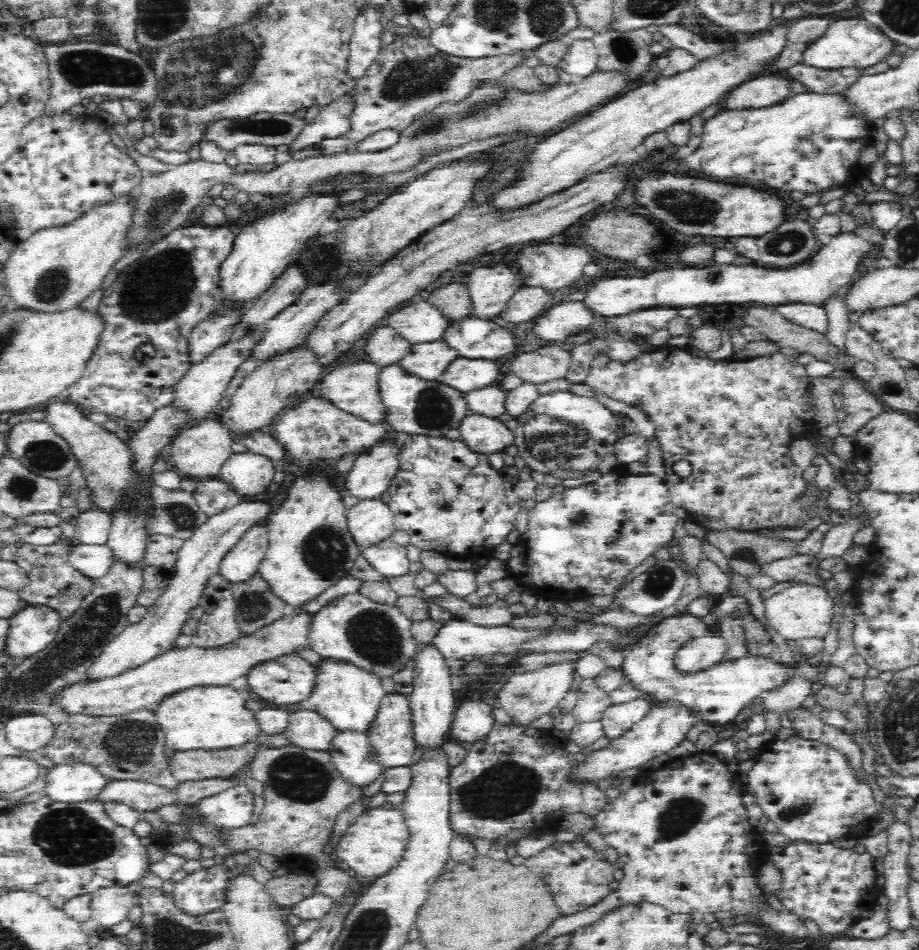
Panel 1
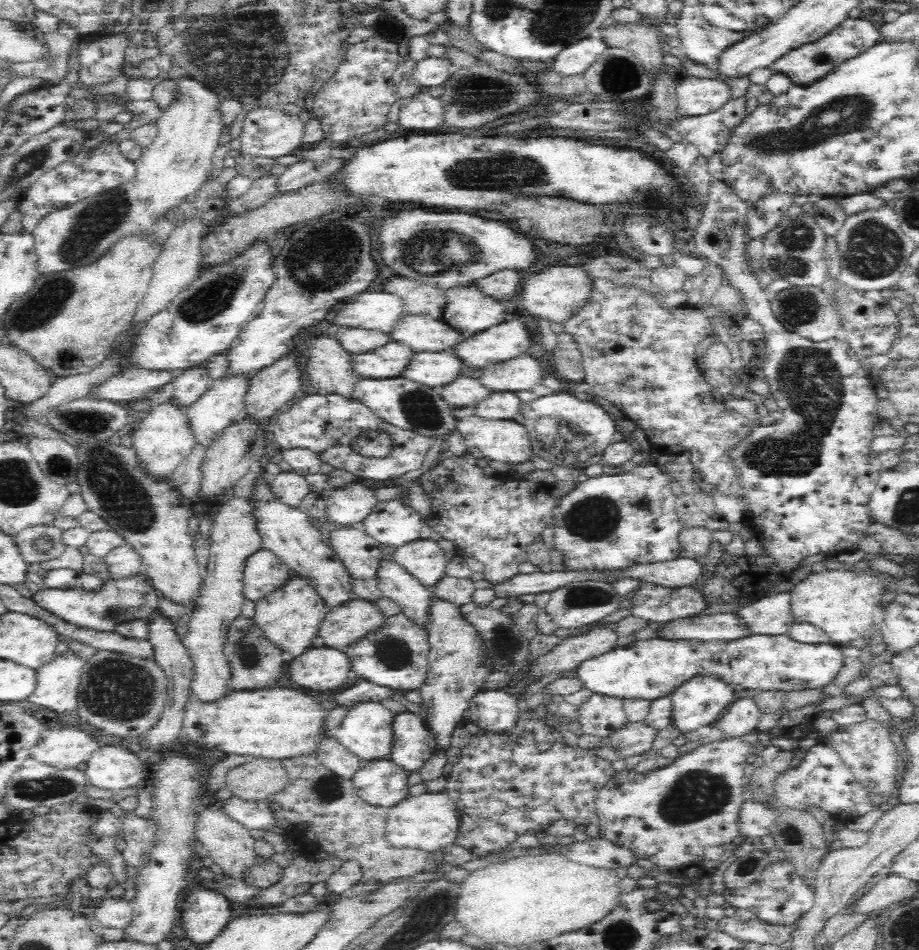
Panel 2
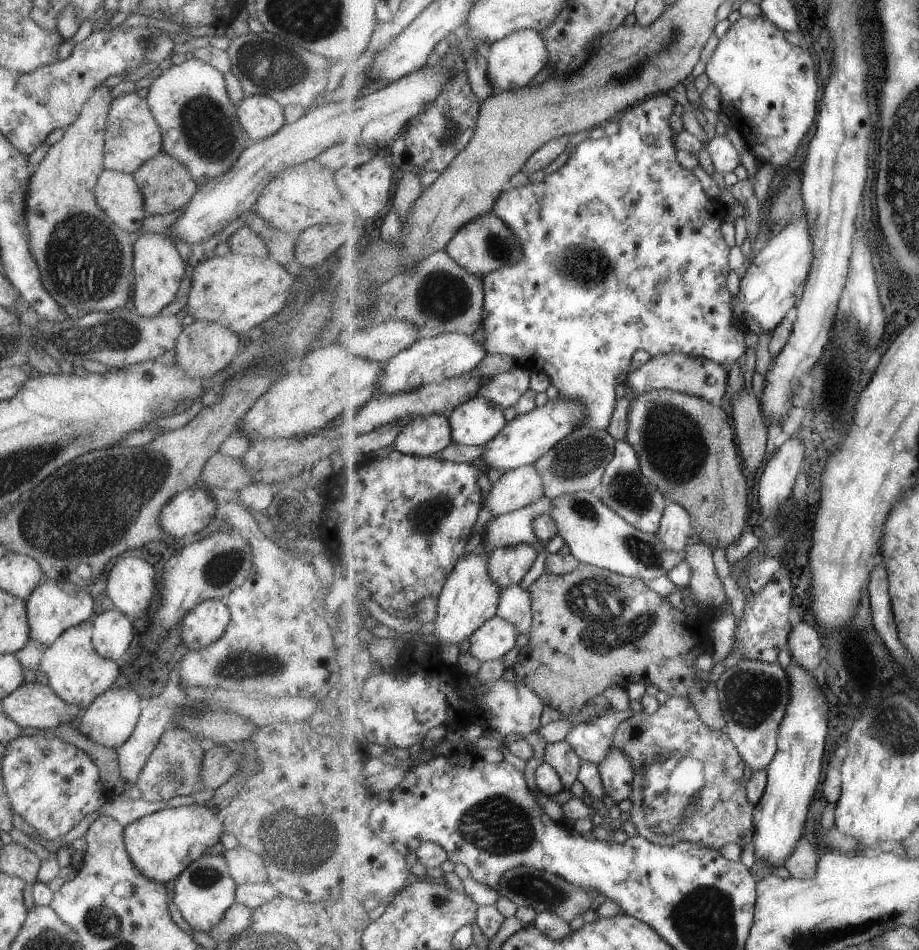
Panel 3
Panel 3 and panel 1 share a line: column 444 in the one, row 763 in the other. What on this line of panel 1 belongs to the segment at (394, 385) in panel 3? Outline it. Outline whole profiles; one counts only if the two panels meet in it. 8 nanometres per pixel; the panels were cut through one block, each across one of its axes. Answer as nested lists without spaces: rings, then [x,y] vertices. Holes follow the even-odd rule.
[[[337,733],[329,754],[338,772],[350,784],[361,789],[385,771],[376,759],[367,733]]]

